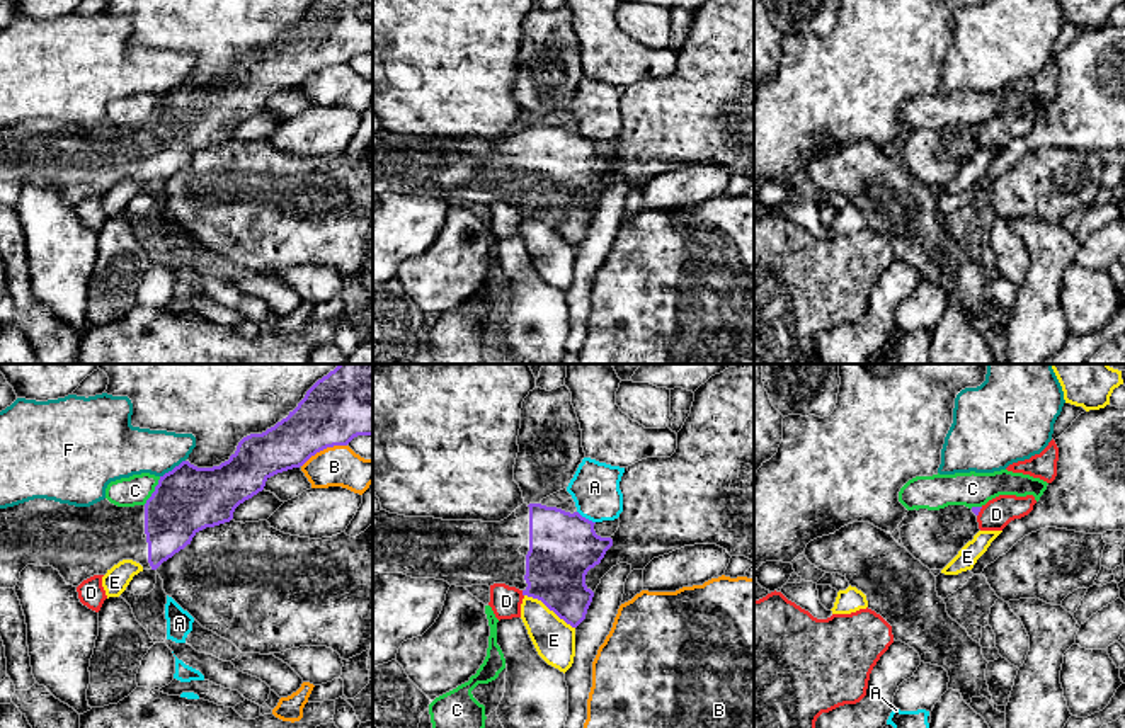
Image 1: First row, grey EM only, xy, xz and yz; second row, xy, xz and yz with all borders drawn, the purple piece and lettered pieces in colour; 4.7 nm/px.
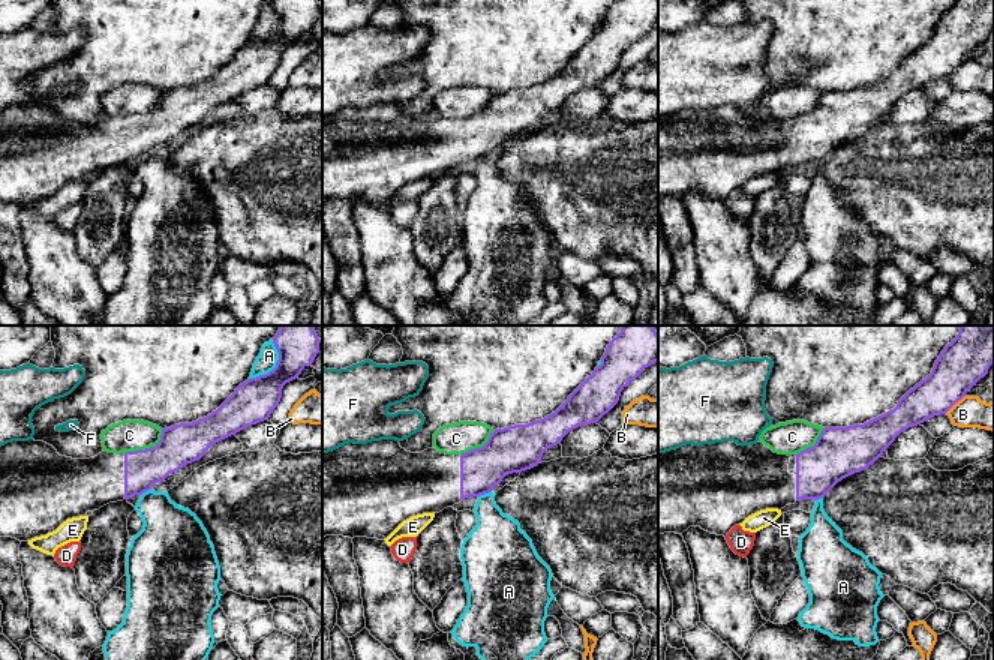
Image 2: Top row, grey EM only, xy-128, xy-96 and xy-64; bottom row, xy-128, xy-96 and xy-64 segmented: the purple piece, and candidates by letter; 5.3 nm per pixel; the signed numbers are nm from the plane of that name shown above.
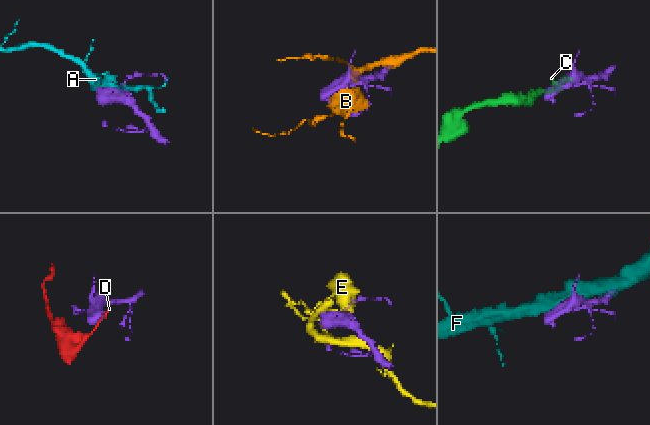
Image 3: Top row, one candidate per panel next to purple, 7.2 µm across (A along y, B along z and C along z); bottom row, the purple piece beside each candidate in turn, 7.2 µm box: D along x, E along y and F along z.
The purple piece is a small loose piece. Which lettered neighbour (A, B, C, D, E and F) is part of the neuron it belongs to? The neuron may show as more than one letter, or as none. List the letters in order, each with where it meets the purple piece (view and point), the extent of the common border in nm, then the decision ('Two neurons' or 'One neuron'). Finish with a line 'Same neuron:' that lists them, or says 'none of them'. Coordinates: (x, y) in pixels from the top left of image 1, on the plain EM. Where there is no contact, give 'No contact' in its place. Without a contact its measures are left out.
A: Touches purple at xz (584, 136). Shared border 110 nm. Two neurons
B: Touches purple at xy (324, 67). Shared border 240 nm. Two neurons
C: Touches purple at xy (155, 109). Shared border 160 nm. Two neurons
D: Touches purple at xz (523, 213). Shared border 30 nm. Two neurons
E: Touches purple at xz (550, 228). Shared border 280 nm. Two neurons
F: Touches purple at xy (174, 87). Shared border 150 nm. Two neurons
Same neuron: none of them

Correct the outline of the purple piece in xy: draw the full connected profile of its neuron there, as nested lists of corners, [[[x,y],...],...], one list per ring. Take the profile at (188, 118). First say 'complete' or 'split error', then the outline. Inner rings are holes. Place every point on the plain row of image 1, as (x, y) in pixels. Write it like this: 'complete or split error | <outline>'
split error | [[[317,0],[286,37],[262,53],[243,56],[228,80],[213,87],[197,87],[189,80],[182,80],[160,95],[155,111],[145,124],[117,126],[104,117],[90,126],[75,126],[34,117],[0,128],[0,208],[15,208],[20,191],[27,184],[49,184],[73,206],[94,194],[106,194],[123,179],[133,179],[143,189],[157,189],[163,180],[191,163],[199,150],[230,141],[235,128],[262,111],[271,95],[303,85],[311,75],[327,66],[347,65],[357,54],[373,54],[373,0]]]

